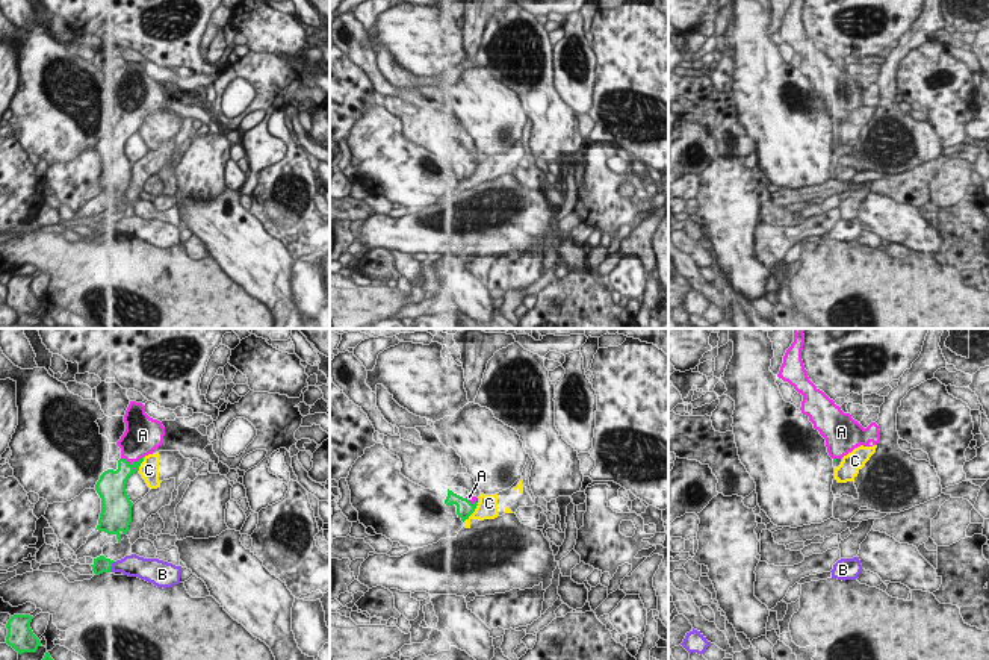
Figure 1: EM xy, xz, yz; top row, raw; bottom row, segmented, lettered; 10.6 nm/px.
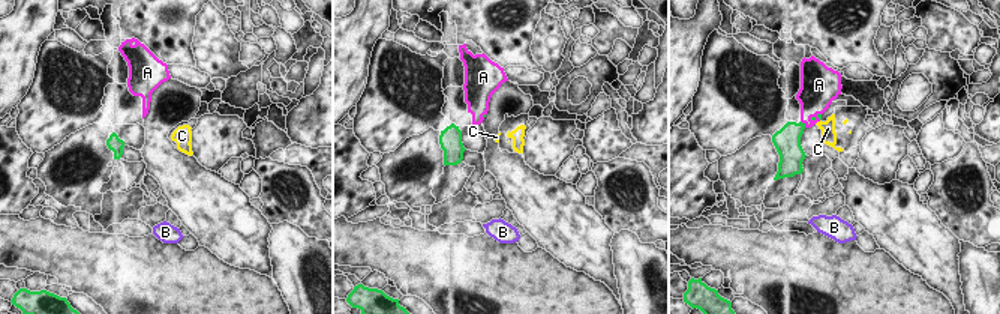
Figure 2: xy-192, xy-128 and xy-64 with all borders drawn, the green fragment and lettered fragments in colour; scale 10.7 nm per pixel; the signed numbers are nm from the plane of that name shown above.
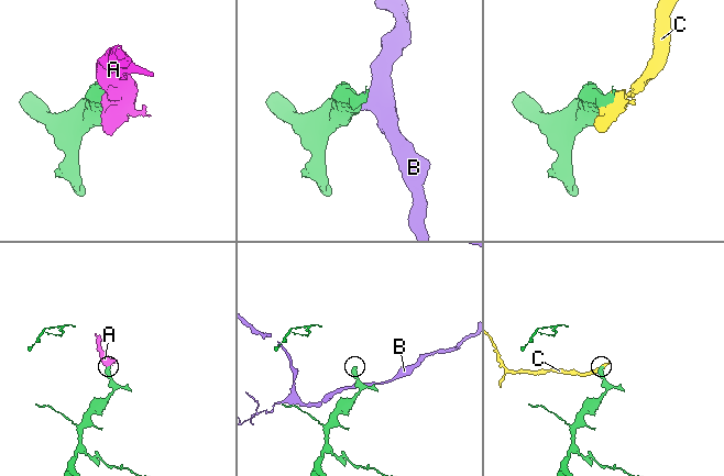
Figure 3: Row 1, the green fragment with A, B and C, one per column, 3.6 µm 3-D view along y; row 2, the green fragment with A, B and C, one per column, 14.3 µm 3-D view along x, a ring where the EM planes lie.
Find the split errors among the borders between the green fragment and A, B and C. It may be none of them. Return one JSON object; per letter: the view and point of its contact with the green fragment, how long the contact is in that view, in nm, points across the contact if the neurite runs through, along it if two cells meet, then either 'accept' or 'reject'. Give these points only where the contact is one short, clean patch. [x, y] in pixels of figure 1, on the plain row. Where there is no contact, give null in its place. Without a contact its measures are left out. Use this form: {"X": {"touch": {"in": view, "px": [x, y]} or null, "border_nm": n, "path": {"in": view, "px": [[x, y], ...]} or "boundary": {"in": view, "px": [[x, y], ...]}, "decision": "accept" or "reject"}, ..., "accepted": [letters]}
{"A": {"touch": {"in": "xy", "px": [132, 123]}, "border_nm": 240, "path": {"in": "xy", "px": [[117, 141], [132, 123], [132, 112], [138, 102]]}, "decision": "accept"}, "B": {"touch": {"in": "xy", "px": [111, 227]}, "border_nm": 120, "boundary": {"in": "xy", "px": [[114, 223], [109, 232]]}, "decision": "reject"}, "C": {"touch": {"in": "xz", "px": [471, 174]}, "border_nm": 260, "boundary": {"in": "xz", "px": [[478, 165], [463, 182]]}, "decision": "reject"}, "accepted": ["A"]}

